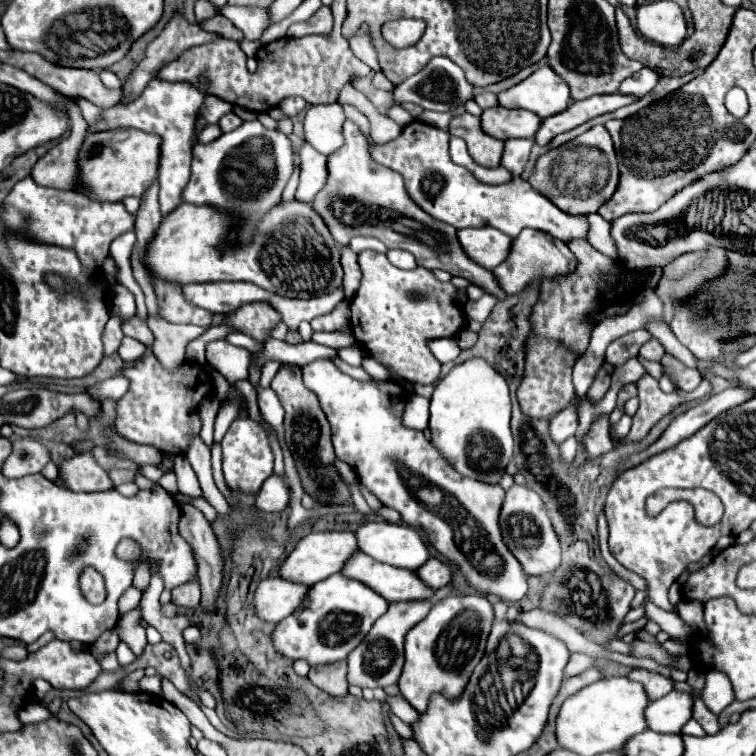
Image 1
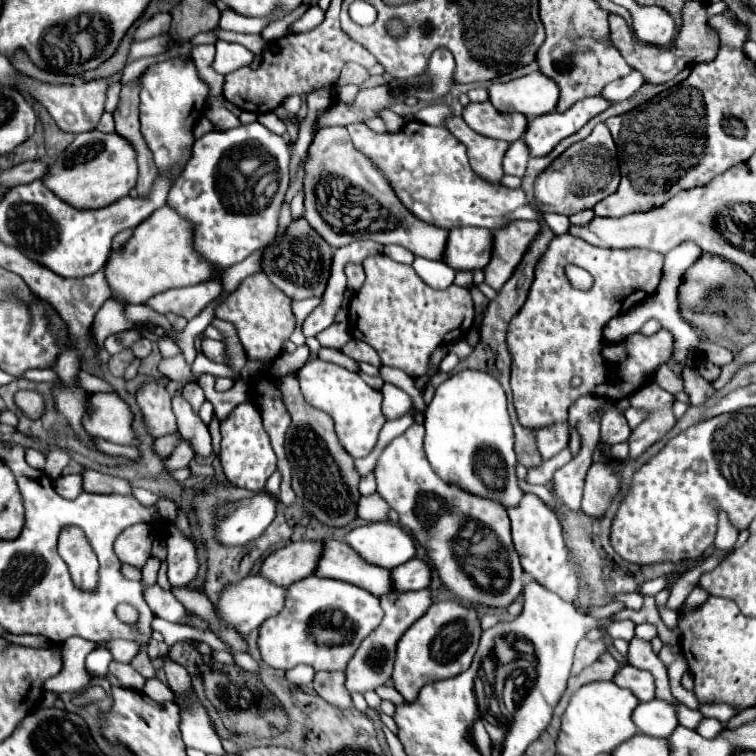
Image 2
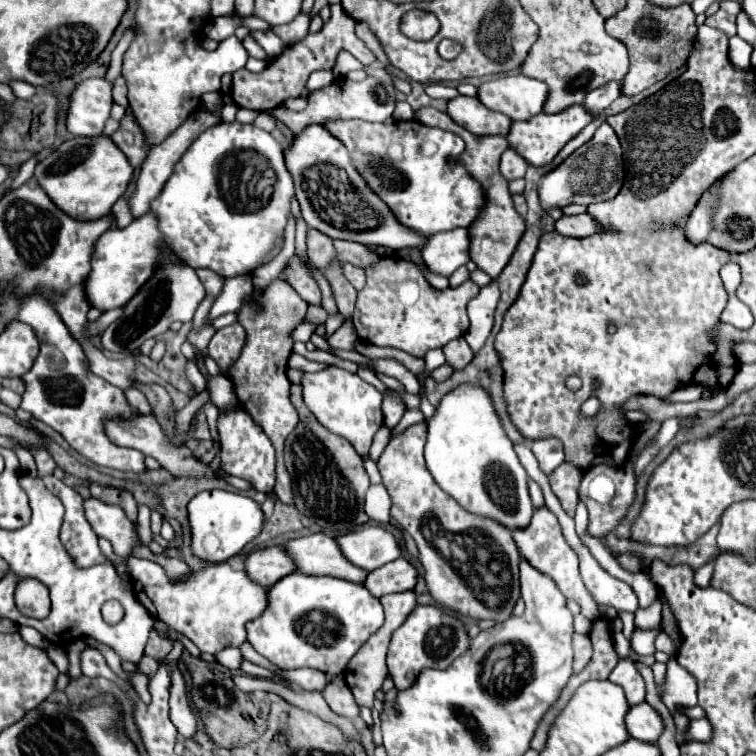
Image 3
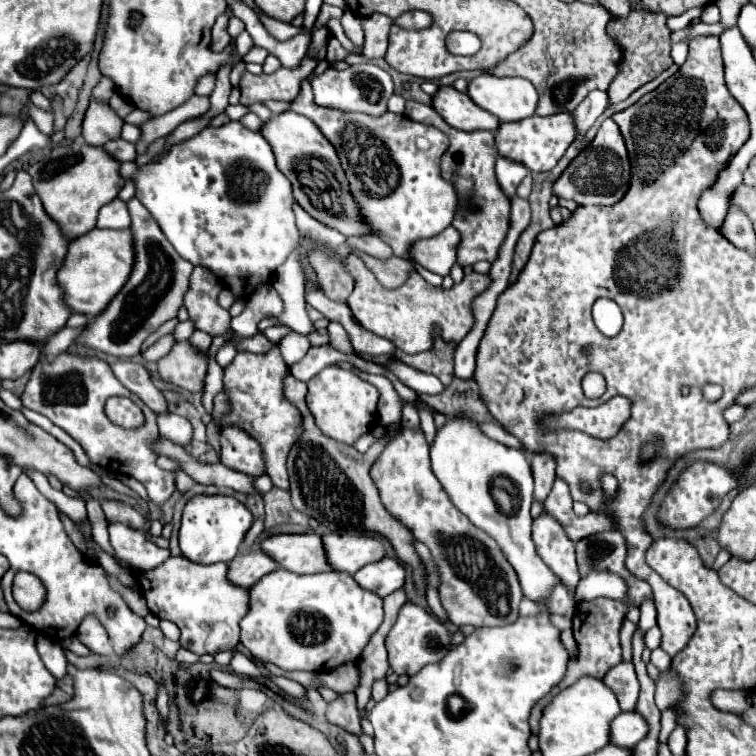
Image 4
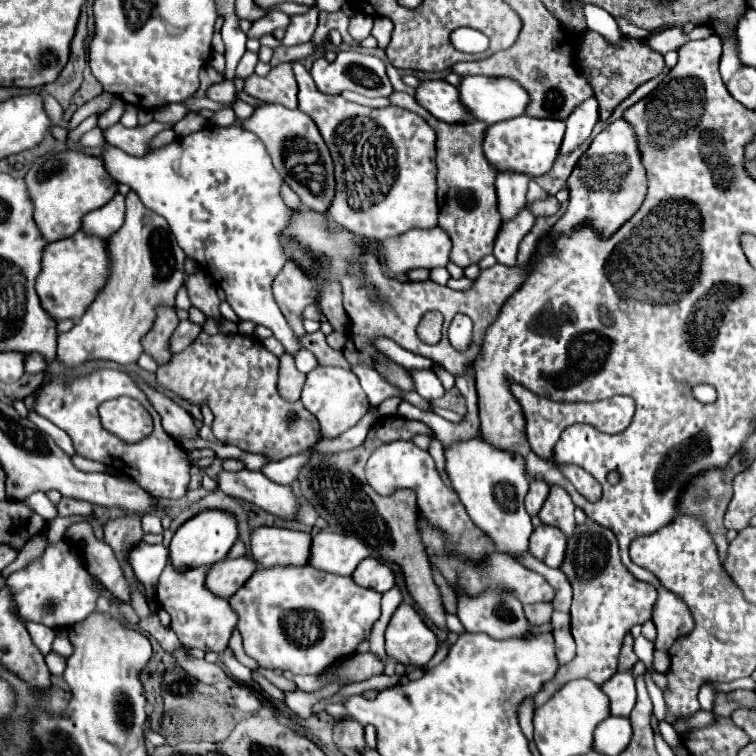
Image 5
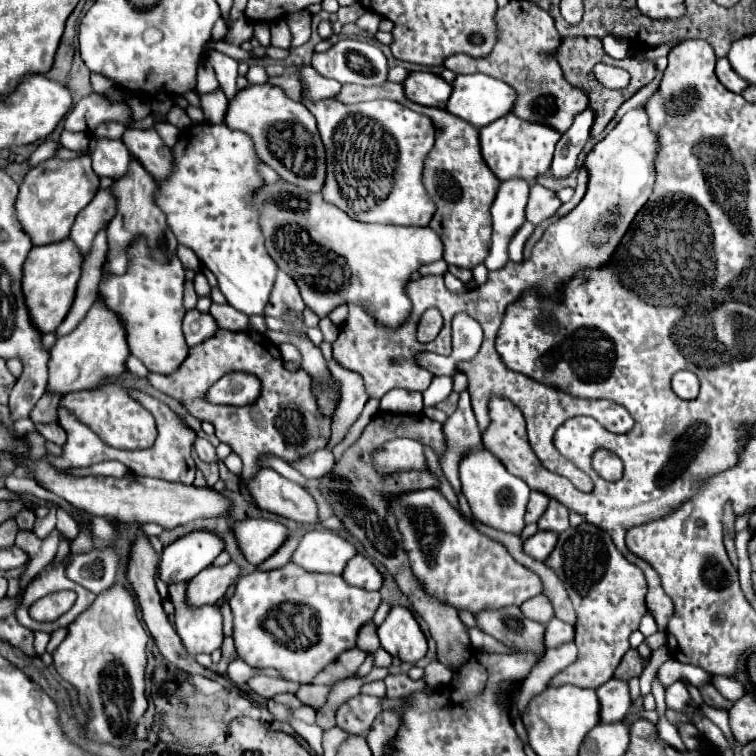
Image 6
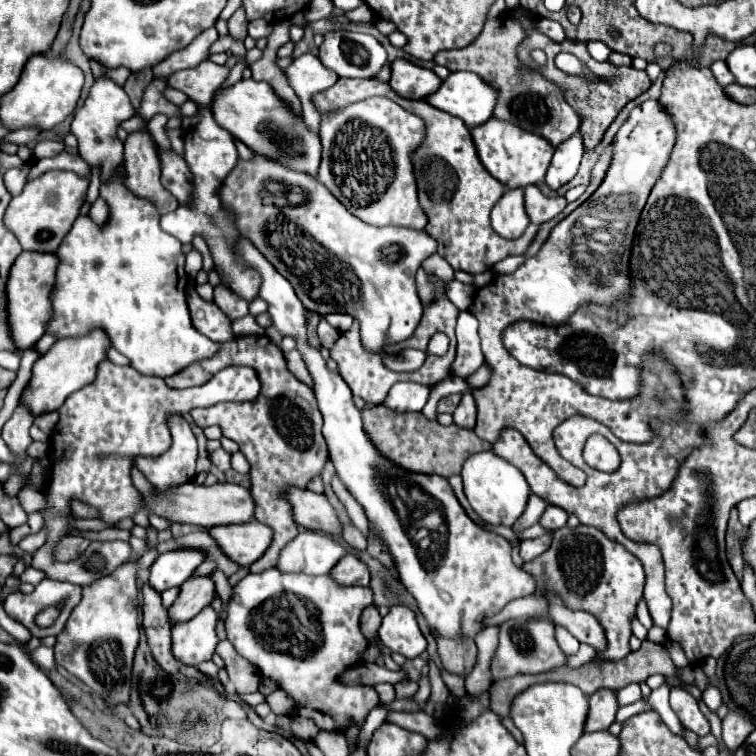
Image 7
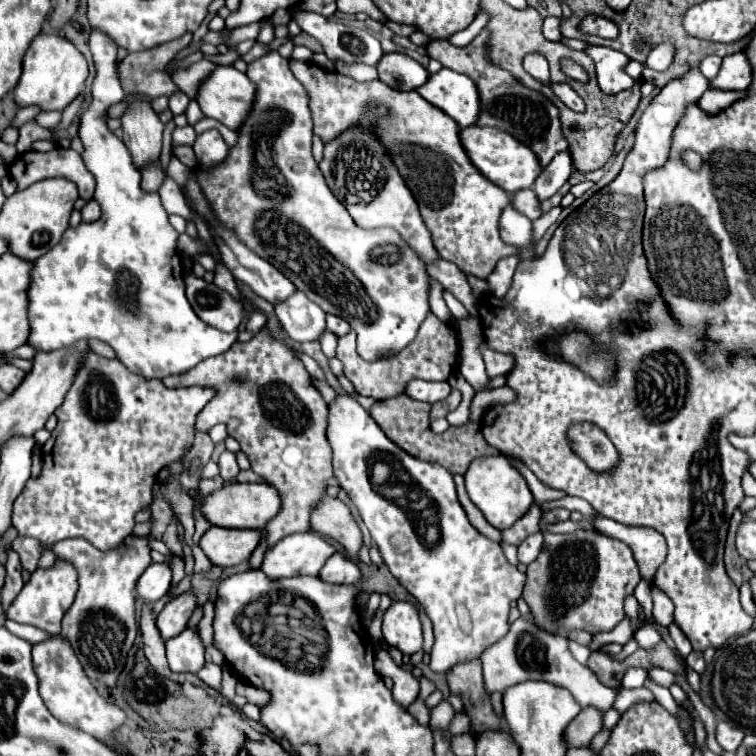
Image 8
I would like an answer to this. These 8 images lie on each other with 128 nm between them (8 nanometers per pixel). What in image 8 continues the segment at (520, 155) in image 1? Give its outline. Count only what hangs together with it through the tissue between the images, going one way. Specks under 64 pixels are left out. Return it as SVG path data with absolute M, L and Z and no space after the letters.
M508 204L500 216L500 236L506 244L522 248L522 260L534 256L532 250L528 248L532 240L532 222L526 216L522 216L522 212L518 212L512 204Z

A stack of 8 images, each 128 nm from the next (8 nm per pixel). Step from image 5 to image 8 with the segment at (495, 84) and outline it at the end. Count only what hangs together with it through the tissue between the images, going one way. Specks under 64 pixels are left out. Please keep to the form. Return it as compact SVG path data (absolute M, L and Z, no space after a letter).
M442 68L416 92L442 112L450 114L460 128L476 124L480 116L480 94L476 84L454 70Z

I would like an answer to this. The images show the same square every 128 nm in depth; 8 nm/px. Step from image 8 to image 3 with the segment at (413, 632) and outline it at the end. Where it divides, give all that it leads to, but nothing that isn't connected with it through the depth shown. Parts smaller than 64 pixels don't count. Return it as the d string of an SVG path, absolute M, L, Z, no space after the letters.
M418 606L390 640L388 670L394 686L398 690L410 688L424 668L446 670L458 656L466 652L466 648L470 648L470 642L472 640L468 636L466 624L460 618L442 610L440 606Z

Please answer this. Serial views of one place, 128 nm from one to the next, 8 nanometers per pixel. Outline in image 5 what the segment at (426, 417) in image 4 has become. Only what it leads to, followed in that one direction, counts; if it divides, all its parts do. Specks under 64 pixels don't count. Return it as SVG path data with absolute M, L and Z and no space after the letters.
M436 436L430 438L430 448L428 448L428 452L430 452L430 456L434 458L434 462L436 462L436 466L438 466L442 480L450 486L450 482L448 482L448 478L446 478L446 472L444 472L444 448L442 448L442 444L436 440Z

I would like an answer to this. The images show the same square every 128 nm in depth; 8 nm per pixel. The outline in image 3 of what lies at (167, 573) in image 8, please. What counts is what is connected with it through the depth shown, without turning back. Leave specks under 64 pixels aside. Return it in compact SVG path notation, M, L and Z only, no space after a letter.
M210 490L200 492L188 504L192 526L192 548L198 558L210 562L224 562L236 556L248 542L252 542L264 528L264 512L260 504L238 492Z

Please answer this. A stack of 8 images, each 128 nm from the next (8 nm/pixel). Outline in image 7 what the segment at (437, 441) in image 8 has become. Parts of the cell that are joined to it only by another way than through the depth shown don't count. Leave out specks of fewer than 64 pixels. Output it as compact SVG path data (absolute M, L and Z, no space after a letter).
M376 406L372 410L362 410L362 422L378 452L410 472L438 474L442 478L450 478L452 474L460 474L460 468L468 456L490 450L490 444L480 440L472 430L458 428L456 424L442 426L436 420L428 420L422 412L400 414L392 412L390 408Z

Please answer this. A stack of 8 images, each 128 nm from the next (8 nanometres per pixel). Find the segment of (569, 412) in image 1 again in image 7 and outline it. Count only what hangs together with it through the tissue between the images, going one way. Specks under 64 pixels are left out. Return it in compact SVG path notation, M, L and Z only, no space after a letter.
M532 494L530 500L528 500L528 506L526 506L526 512L518 518L518 522L514 524L514 530L520 532L520 530L526 530L526 528L530 528L532 524L536 524L536 522L540 520L540 516L544 514L546 506L548 506L546 500L542 500L540 496Z

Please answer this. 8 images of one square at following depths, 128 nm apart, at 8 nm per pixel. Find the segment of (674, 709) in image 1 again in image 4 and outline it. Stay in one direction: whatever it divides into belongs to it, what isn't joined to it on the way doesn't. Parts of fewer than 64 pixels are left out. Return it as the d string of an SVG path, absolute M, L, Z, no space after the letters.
M622 712L612 722L610 740L618 746L632 748L646 736L648 736L648 724L642 716L638 716L638 712Z

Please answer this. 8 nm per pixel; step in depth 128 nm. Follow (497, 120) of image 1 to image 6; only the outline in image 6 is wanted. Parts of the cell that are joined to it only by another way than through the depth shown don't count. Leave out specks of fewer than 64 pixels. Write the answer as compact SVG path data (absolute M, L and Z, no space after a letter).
M410 72L404 82L404 90L412 102L446 110L452 86L442 76L430 72Z

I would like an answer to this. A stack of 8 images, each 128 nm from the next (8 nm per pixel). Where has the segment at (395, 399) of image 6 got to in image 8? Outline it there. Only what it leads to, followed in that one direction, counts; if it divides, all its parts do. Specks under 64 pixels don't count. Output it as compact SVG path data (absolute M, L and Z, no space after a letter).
M410 380L410 384L406 384L404 394L410 396L412 400L420 400L420 402L428 402L434 404L438 400L446 400L450 394L450 384L448 382L424 382L424 380Z

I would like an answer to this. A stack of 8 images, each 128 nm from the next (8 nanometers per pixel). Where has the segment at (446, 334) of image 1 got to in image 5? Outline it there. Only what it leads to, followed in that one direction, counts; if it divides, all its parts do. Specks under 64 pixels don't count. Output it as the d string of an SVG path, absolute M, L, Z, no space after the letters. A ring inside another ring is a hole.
M358 256L358 260L354 260L354 264L362 264L362 276L368 278L370 284L374 284L374 288L378 288L378 294L382 296L382 302L374 302L370 298L366 288L362 288L358 284L358 276L342 276L340 278L340 284L342 284L342 290L344 290L344 310L350 318L350 336L348 336L348 342L344 346L344 354L346 354L346 359L351 365L362 364L363 366L376 368L386 380L390 380L394 386L398 386L402 390L414 390L412 388L412 378L408 376L408 372L402 366L386 360L384 356L380 356L376 352L372 345L373 338L380 336L392 338L402 348L434 360L436 364L446 368L450 374L460 374L462 368L466 368L468 364L472 366L474 358L480 352L484 332L496 320L504 300L510 298L520 288L520 284L526 278L526 272L528 272L528 266L526 268L516 268L516 266L508 268L508 266L496 264L488 270L480 270L480 276L472 282L472 286L468 290L450 290L448 286L440 286L432 280L424 280L424 282L390 280L382 274L380 264L374 256ZM430 310L438 310L444 316L444 334L442 334L442 340L434 346L424 344L416 334L416 328L418 328L422 316ZM454 314L466 314L474 324L472 346L464 352L454 350L448 336L446 336L446 330L448 330Z

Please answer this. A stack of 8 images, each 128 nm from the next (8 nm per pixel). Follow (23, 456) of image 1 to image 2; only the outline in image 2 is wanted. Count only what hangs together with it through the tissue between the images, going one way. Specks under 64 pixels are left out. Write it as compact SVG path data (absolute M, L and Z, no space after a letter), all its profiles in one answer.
M26 448L26 462L34 468L34 470L44 470L46 464L46 454L36 450L36 448Z

